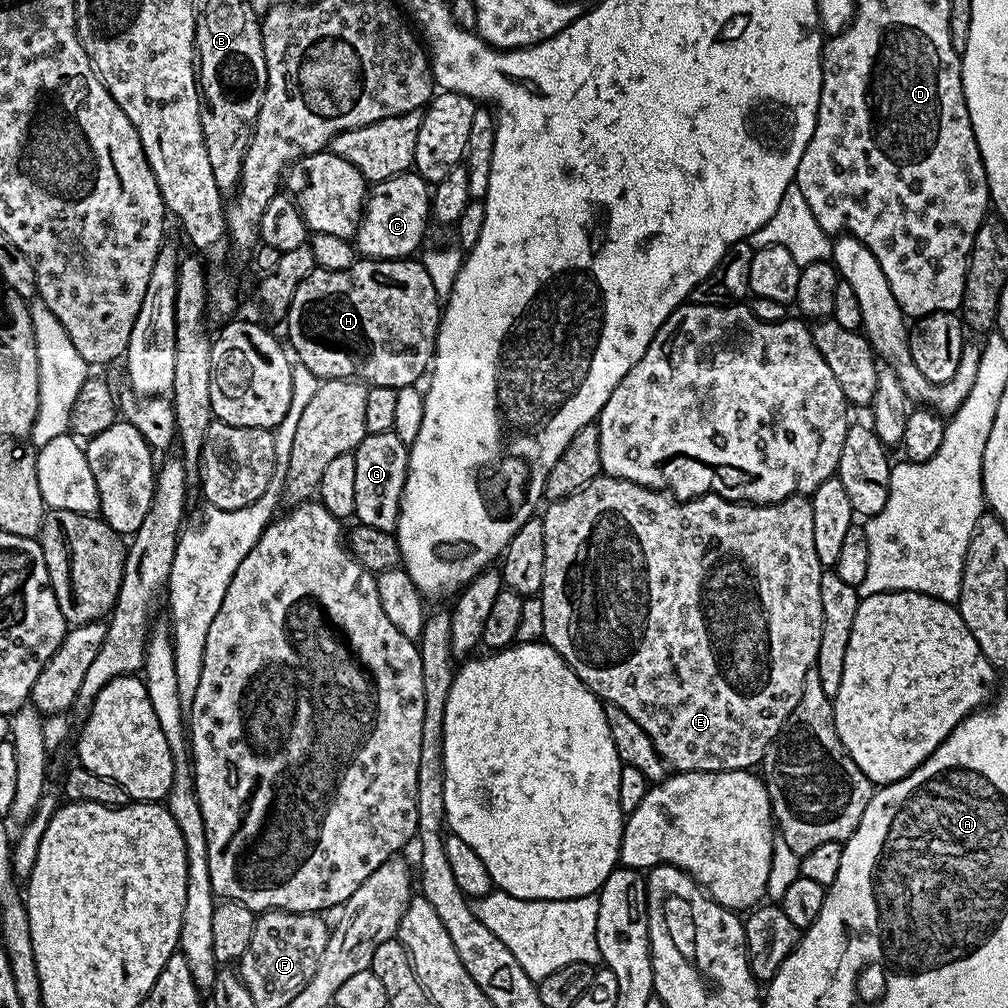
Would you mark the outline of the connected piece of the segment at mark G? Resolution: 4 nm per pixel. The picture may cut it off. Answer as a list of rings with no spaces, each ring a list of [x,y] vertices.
[[[391,431],[386,434],[368,434],[362,438],[362,442],[358,442],[352,457],[354,458],[354,516],[359,523],[374,526],[378,530],[395,532],[406,486],[409,447],[409,444],[402,442],[402,438],[398,438],[398,434]]]

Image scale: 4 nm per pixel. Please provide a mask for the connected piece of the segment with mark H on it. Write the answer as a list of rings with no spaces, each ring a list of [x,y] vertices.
[[[357,258],[354,263],[349,266],[346,270],[326,270],[325,268],[315,267],[312,270],[312,273],[308,275],[307,278],[303,280],[303,282],[298,286],[298,290],[294,290],[294,298],[290,302],[290,306],[288,307],[288,315],[286,317],[286,323],[288,323],[288,340],[287,343],[290,345],[292,343],[291,351],[294,353],[295,359],[301,360],[306,366],[306,370],[310,370],[313,372],[315,376],[319,376],[321,381],[325,380],[359,380],[369,386],[390,386],[391,388],[405,388],[406,386],[410,386],[411,384],[416,384],[419,381],[419,376],[423,377],[425,373],[429,371],[433,355],[436,350],[436,335],[438,334],[438,330],[440,329],[440,318],[442,315],[442,299],[435,292],[433,279],[430,278],[430,275],[426,272],[426,267],[421,264],[421,261],[416,258],[405,258],[403,260],[370,260],[367,258]]]

